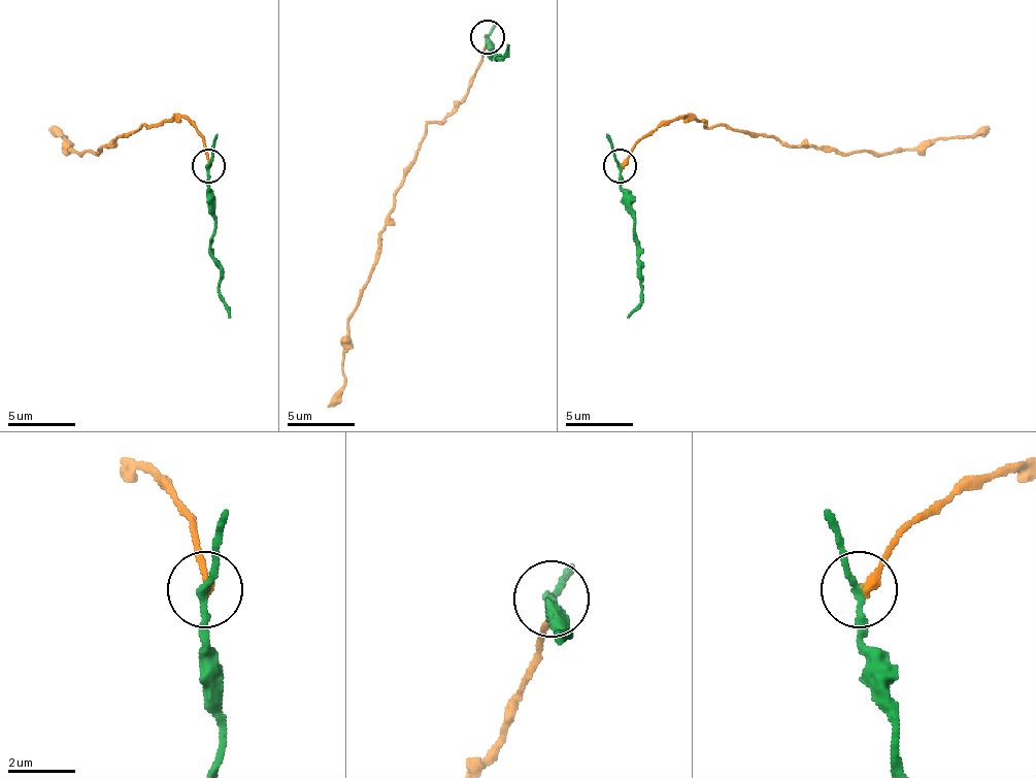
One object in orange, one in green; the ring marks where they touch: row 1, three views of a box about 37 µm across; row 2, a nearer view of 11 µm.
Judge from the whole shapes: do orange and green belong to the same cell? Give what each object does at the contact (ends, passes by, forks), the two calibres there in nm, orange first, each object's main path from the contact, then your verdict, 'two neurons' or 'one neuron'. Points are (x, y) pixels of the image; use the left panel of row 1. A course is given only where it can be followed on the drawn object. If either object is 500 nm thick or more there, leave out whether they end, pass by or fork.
orange ends there; green passes by; 240 nm thick on the orange side, 200 nm on the other; orange runs (207, 163), (204, 139), (188, 120), (137, 129), (96, 153), (73, 153), (63, 139), (66, 136), (49, 129); green runs (207, 166), (207, 214), (214, 220), (210, 257), (221, 270), (221, 301), (231, 318); two neurons

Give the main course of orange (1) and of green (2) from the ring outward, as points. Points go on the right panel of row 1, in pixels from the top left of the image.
1: (621, 163), (640, 139), (674, 120), (745, 129), (792, 147), (853, 153), (927, 150), (937, 139), (991, 129)
2: (621, 166), (627, 214), (634, 220), (640, 270), (640, 301), (627, 318)

